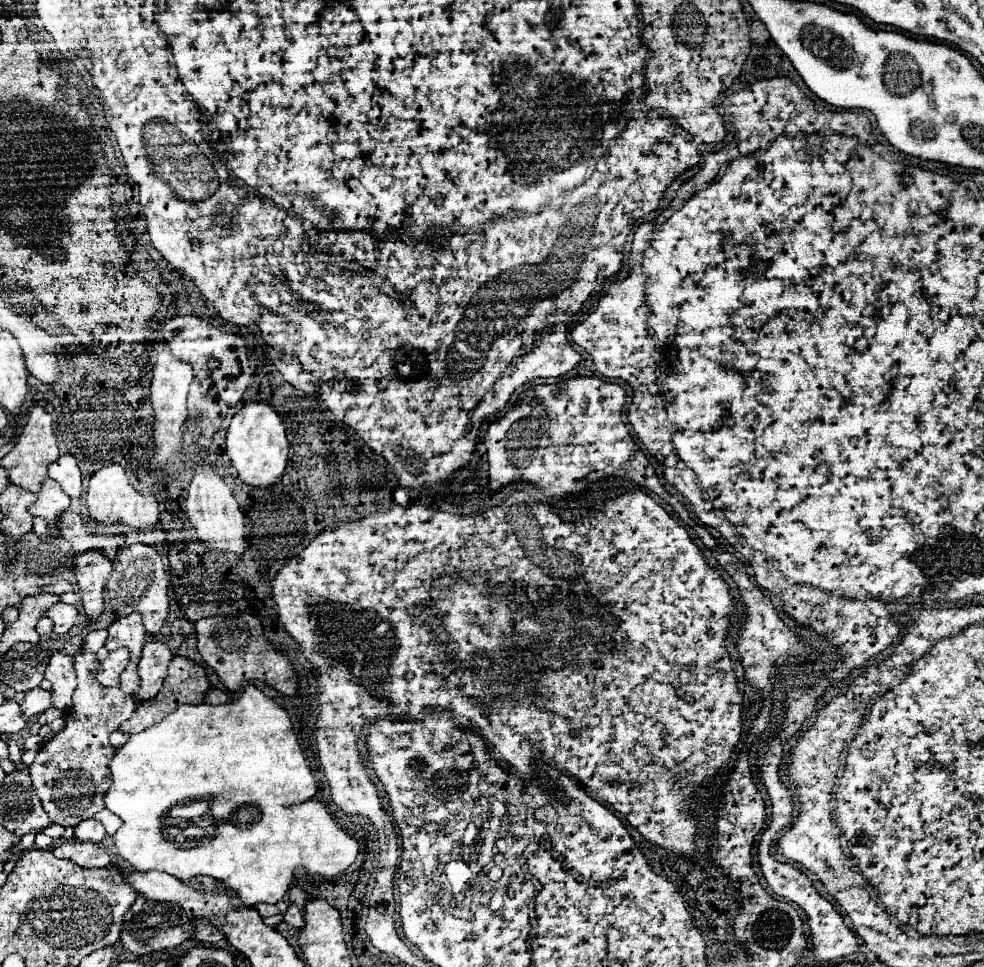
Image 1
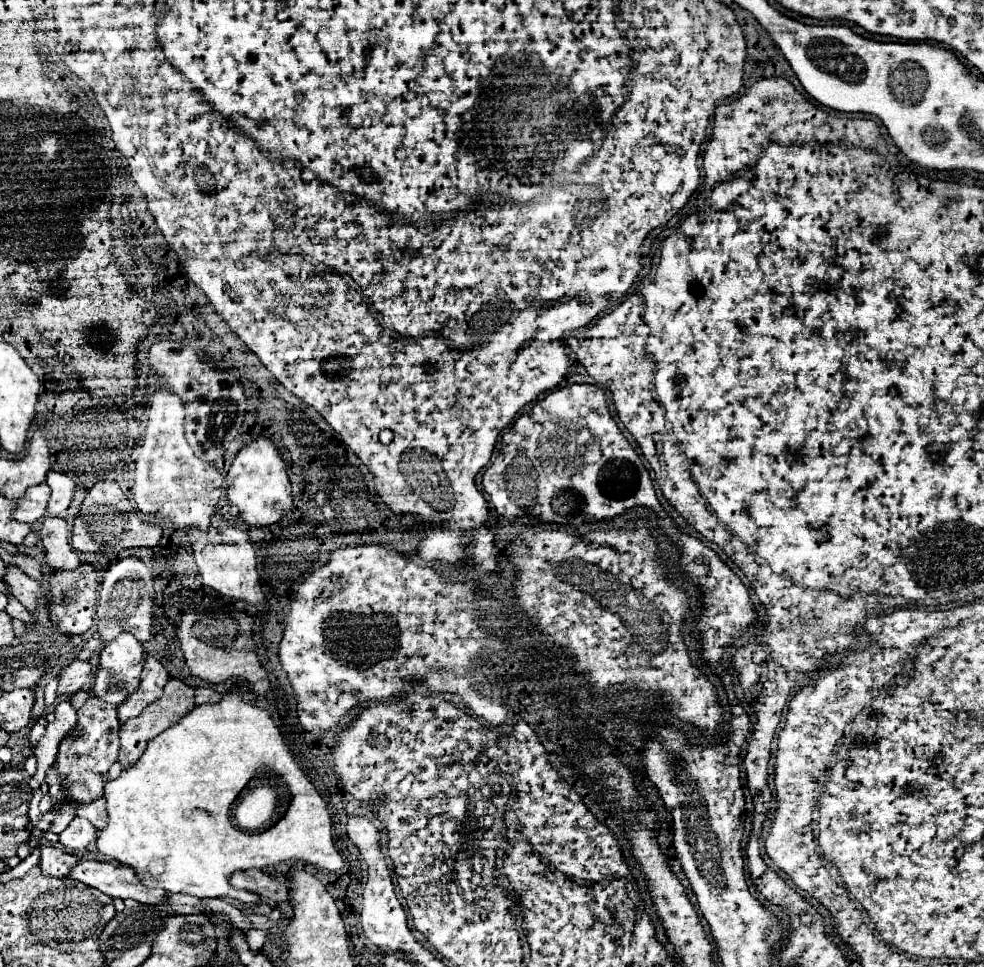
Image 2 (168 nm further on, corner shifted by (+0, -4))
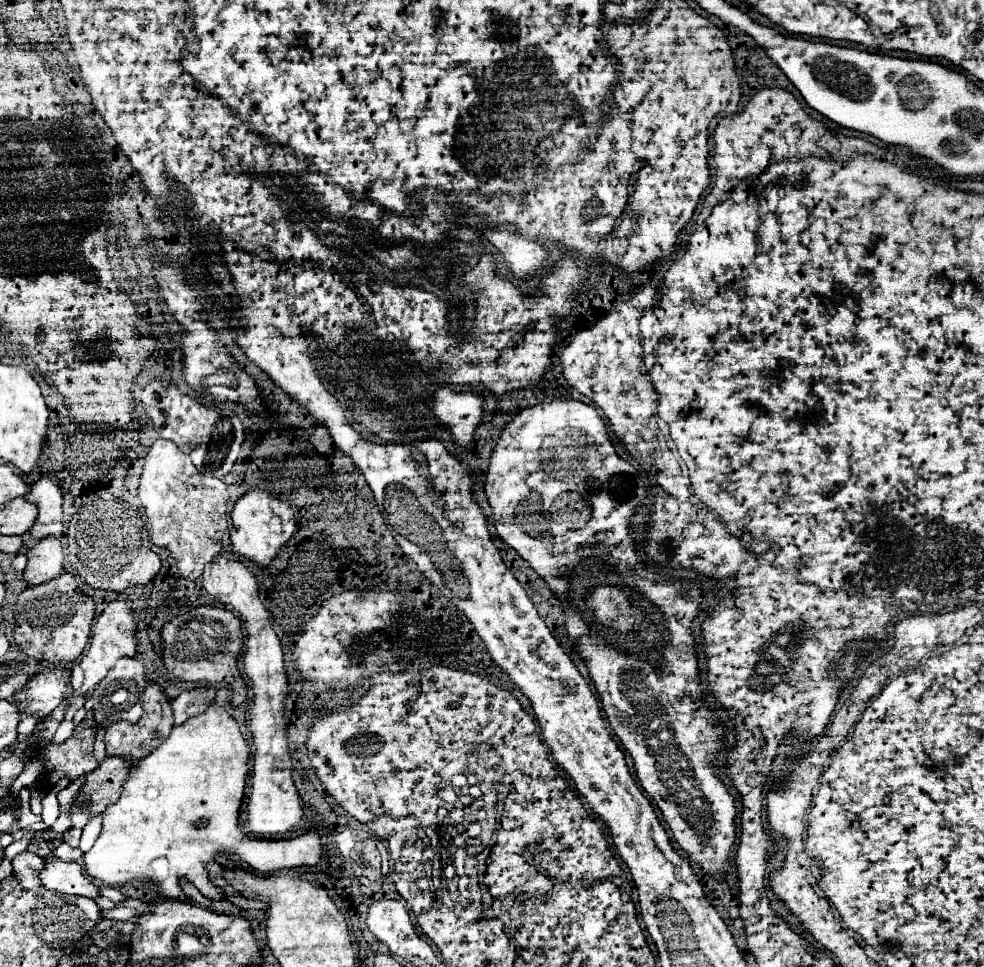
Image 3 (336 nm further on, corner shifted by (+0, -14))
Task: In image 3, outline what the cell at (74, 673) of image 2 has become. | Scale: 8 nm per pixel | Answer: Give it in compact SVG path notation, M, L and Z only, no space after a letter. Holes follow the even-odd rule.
M70 669L42 671L40 675L32 677L26 683L28 707L18 707L20 713L24 713L24 715L36 713L42 719L50 711L54 711L64 699L64 691L66 691L66 687L70 683L70 677L72 677Z

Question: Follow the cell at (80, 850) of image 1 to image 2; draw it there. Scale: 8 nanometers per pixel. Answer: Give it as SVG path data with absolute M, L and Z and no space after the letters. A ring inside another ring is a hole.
M40 847L40 869L52 877L66 877L66 873L76 865L80 857L66 853L62 847Z

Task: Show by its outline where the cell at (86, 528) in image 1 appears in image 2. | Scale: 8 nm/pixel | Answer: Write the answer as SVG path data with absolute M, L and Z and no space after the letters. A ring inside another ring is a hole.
M48 517L40 525L40 541L44 545L46 553L46 565L56 571L64 569L76 569L80 565L80 559L76 551L70 547L68 541L68 527L64 519L58 517Z

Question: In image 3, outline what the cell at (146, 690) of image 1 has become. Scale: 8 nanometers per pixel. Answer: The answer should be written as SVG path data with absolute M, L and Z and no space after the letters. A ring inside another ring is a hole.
M156 681L148 683L148 687L144 691L142 707L144 707L144 713L138 719L138 723L118 721L118 723L108 727L108 731L106 731L106 751L108 751L108 755L124 755L128 759L140 759L140 757L150 755L152 749L156 749L170 735L170 731L174 727L174 719L172 719L170 699L166 697L160 683L156 683Z

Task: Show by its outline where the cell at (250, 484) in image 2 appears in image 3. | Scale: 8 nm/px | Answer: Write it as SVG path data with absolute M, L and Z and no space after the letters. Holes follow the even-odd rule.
M250 489L244 493L232 509L232 527L230 527L230 547L240 557L246 557L250 561L256 561L258 565L268 565L270 559L276 555L276 551L290 539L292 527L296 527L294 509L292 505L280 501L278 497L272 497L264 489Z

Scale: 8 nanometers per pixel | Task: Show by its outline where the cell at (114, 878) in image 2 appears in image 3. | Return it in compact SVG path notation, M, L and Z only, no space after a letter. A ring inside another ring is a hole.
M46 861L44 871L40 873L42 885L68 895L82 895L96 899L100 897L100 887L96 887L80 869L78 863L64 863L64 861Z

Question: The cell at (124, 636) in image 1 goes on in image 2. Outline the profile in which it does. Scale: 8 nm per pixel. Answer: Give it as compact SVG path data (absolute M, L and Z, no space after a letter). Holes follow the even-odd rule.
M120 633L100 653L100 669L94 679L94 695L110 705L120 705L140 687L144 651L132 633Z

